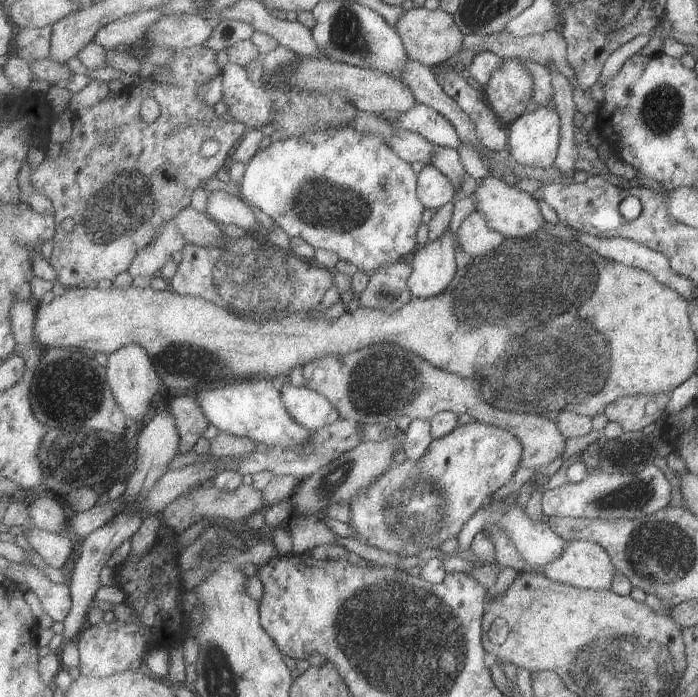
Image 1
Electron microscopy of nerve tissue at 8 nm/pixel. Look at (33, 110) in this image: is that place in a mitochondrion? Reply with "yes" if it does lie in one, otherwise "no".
no

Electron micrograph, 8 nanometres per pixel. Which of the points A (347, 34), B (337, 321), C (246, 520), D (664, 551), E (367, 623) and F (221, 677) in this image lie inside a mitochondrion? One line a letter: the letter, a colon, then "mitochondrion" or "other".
A: mitochondrion
B: other
C: other
D: mitochondrion
E: mitochondrion
F: mitochondrion

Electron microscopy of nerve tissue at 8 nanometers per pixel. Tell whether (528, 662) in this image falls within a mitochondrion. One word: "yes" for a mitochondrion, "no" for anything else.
no

